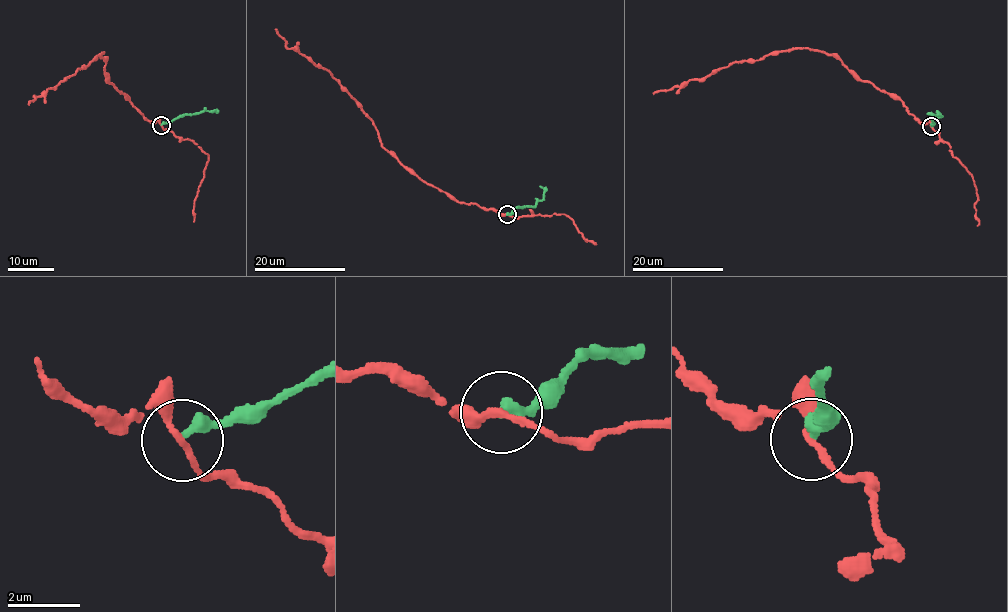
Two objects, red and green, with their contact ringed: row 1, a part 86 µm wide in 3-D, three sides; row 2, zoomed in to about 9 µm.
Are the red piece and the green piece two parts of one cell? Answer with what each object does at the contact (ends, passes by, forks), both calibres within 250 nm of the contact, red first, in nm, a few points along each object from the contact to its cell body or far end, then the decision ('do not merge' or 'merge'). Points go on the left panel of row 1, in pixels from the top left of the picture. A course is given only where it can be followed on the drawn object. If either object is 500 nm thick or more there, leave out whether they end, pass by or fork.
red passes by | green ends | 170/320 nm | red via (161, 125), (149, 121), (110, 83), (100, 55), (104, 52), (28, 104) | green via (161, 125), (186, 114), (213, 110) | do not merge

